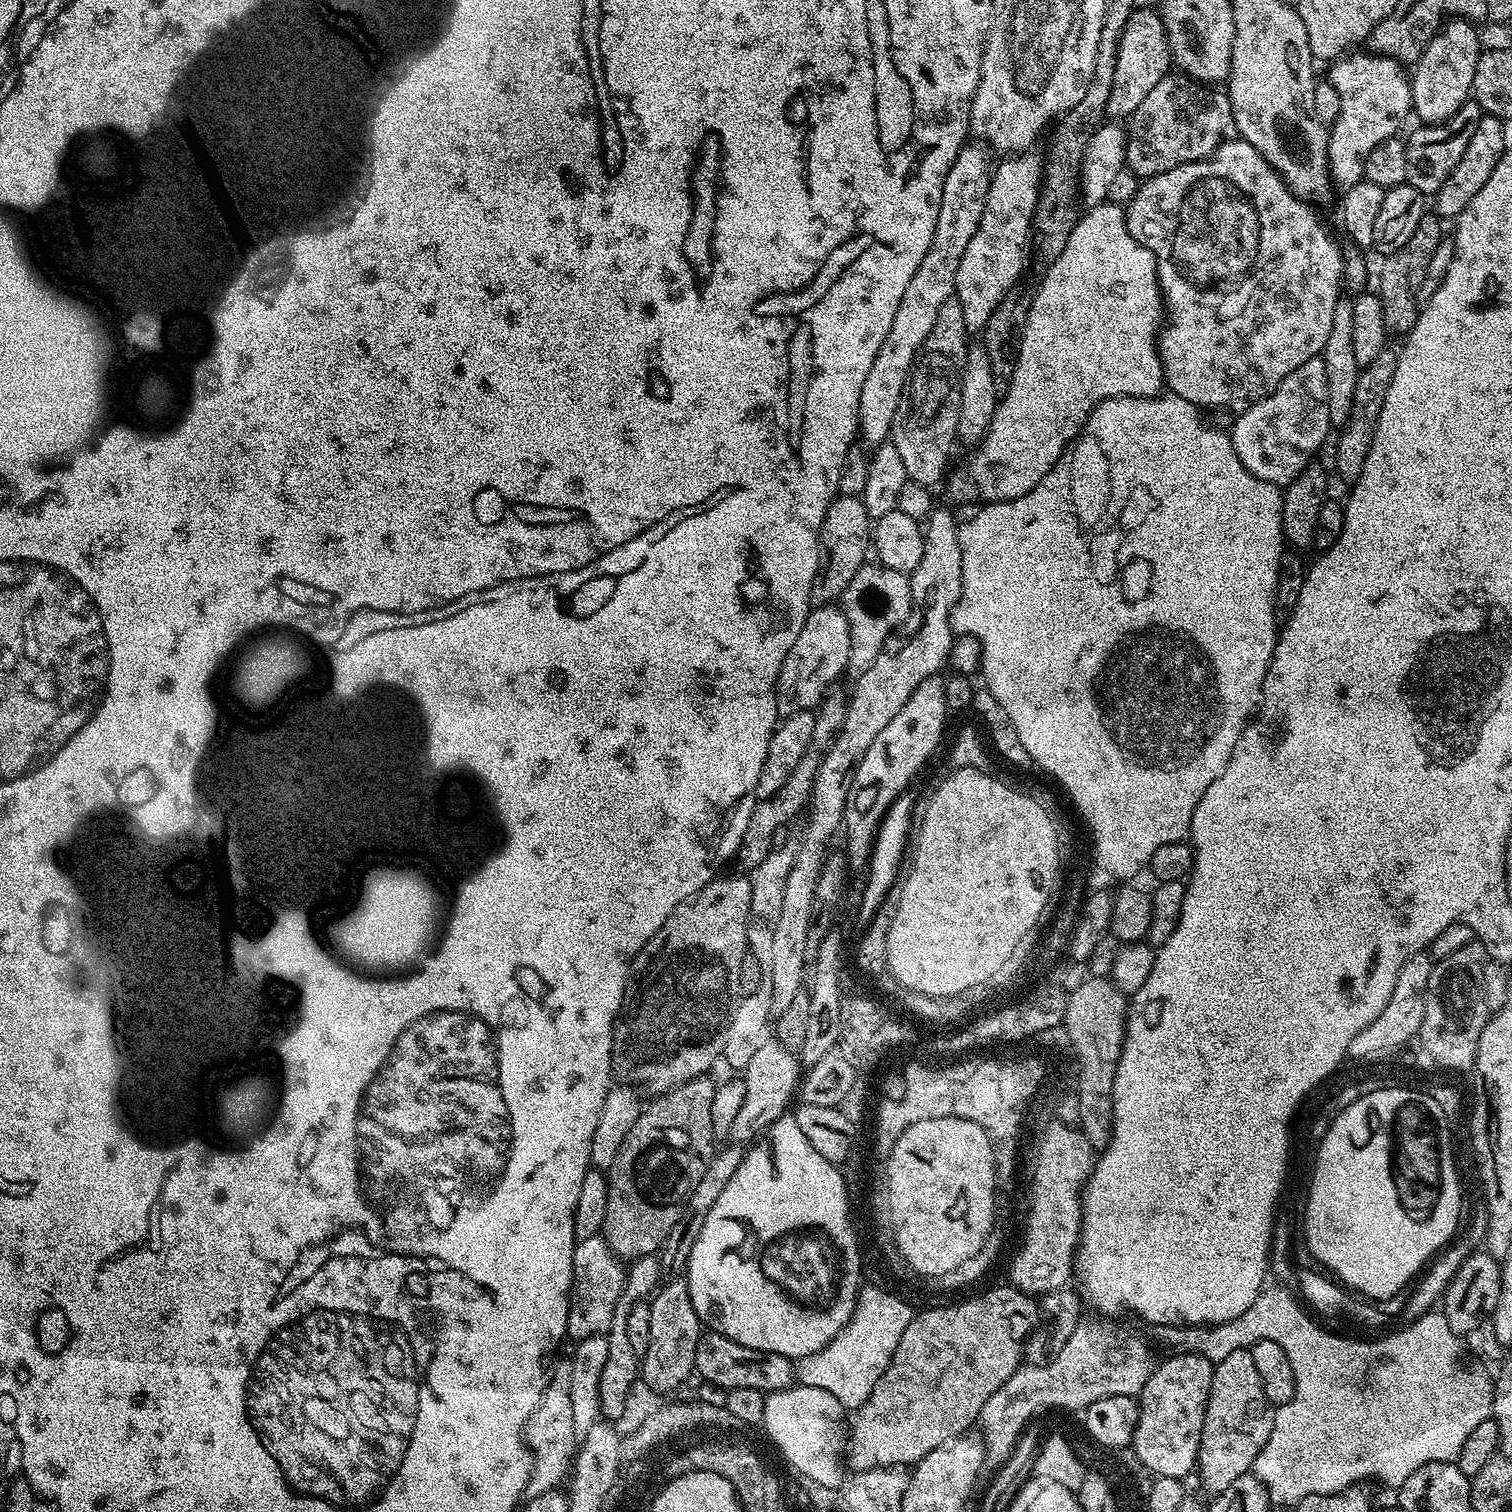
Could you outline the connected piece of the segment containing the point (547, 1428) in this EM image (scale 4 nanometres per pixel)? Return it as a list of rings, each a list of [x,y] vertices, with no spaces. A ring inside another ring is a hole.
[[[564,1358],[551,1369],[542,1398],[524,1425],[524,1439],[532,1454],[532,1473],[524,1487],[524,1496],[531,1498],[553,1491],[556,1482],[567,1475],[577,1440],[574,1434],[573,1405],[570,1399],[571,1359]]]

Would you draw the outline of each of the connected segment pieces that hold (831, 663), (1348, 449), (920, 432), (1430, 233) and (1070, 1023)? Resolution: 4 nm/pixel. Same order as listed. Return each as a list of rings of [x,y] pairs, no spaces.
[[[835,603],[822,604],[809,611],[798,642],[790,646],[790,654],[782,662],[782,670],[776,679],[776,715],[783,718],[799,712],[811,712],[825,696],[832,683],[849,665],[852,655],[850,626],[846,622],[843,607]]]
[[[1386,350],[1382,354],[1378,354],[1378,358],[1374,358],[1374,362],[1363,365],[1358,374],[1350,414],[1347,422],[1339,429],[1340,441],[1336,444],[1336,472],[1342,479],[1348,480],[1347,482],[1355,482],[1362,474],[1362,466],[1366,466],[1366,454],[1370,454],[1378,418],[1386,406],[1386,394],[1390,394],[1390,382],[1394,382],[1396,358],[1395,351]]]
[[[947,300],[942,310],[938,310],[934,327],[930,329],[926,342],[922,342],[920,353],[912,363],[908,381],[902,390],[902,402],[898,402],[898,414],[894,414],[892,423],[890,441],[906,466],[908,479],[919,484],[936,486],[949,471],[948,459],[952,456],[952,447],[958,444],[956,431],[960,421],[960,379],[964,373],[964,358],[969,343],[966,314],[959,300]]]
[[[1425,211],[1424,217],[1418,222],[1414,234],[1399,249],[1389,256],[1383,257],[1380,264],[1380,288],[1378,295],[1382,302],[1382,314],[1386,318],[1389,333],[1407,333],[1416,325],[1416,317],[1422,308],[1420,287],[1430,270],[1430,258],[1434,258],[1434,250],[1438,250],[1441,240],[1445,239],[1446,232],[1441,217],[1435,211]]]
[[[1089,975],[1082,986],[1067,993],[1068,1004],[1065,1007],[1062,1028],[1068,1034],[1071,1051],[1076,1051],[1080,1064],[1084,1069],[1078,1072],[1078,1090],[1081,1098],[1081,1116],[1078,1127],[1086,1134],[1093,1149],[1103,1150],[1112,1140],[1112,1091],[1114,1090],[1114,1074],[1118,1066],[1118,1058],[1122,1054],[1124,1045],[1124,1027],[1128,1025],[1129,997],[1112,984],[1111,979],[1103,976]]]

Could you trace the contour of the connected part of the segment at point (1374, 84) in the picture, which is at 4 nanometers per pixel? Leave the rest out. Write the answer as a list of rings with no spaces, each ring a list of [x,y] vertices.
[[[1352,50],[1347,54],[1339,57],[1331,65],[1332,68],[1329,72],[1326,72],[1327,79],[1332,81],[1332,85],[1334,86],[1334,90],[1338,90],[1338,94],[1340,95],[1340,109],[1338,110],[1338,118],[1330,125],[1330,131],[1328,132],[1328,163],[1330,165],[1330,175],[1333,181],[1340,182],[1340,180],[1344,180],[1343,182],[1355,182],[1358,180],[1364,179],[1364,163],[1366,162],[1366,158],[1370,154],[1370,150],[1374,150],[1374,146],[1378,146],[1378,142],[1386,142],[1391,138],[1391,136],[1397,135],[1398,129],[1396,127],[1400,124],[1400,119],[1403,118],[1404,115],[1409,115],[1412,112],[1412,86],[1410,83],[1410,76],[1407,71],[1402,67],[1397,60],[1392,60],[1388,56],[1378,56],[1373,54],[1371,51],[1363,50],[1364,52],[1356,52],[1360,50]]]

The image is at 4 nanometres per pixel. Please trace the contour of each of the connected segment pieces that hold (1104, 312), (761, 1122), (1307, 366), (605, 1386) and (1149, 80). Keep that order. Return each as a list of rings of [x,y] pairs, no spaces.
[[[1111,202],[1098,204],[1087,209],[1088,213],[1077,219],[1074,230],[1070,234],[1070,242],[1066,242],[1066,250],[1058,254],[1058,258],[1039,277],[1040,289],[1035,289],[1032,297],[1032,309],[1028,315],[1028,321],[1024,327],[1024,336],[1020,339],[1020,352],[1016,355],[1016,369],[1012,375],[1012,381],[1006,385],[1008,396],[1001,395],[996,405],[996,413],[988,427],[988,433],[980,441],[976,452],[968,460],[965,468],[953,471],[947,477],[948,496],[952,500],[980,500],[976,502],[995,502],[997,500],[1013,500],[1022,498],[1050,470],[1060,461],[1060,455],[1067,450],[1069,444],[1080,435],[1088,416],[1103,400],[1112,400],[1116,396],[1160,396],[1165,387],[1164,367],[1160,365],[1160,353],[1158,351],[1158,329],[1162,324],[1162,293],[1156,279],[1156,259],[1146,246],[1142,246],[1128,232],[1126,212],[1121,205]]]
[[[764,1040],[743,1070],[742,1079],[745,1084],[744,1102],[728,1132],[729,1139],[736,1144],[755,1141],[773,1121],[785,1113],[784,1106],[795,1095],[800,1082],[799,1059],[791,1049],[782,1047],[775,1040]]]
[[[1317,358],[1306,362],[1303,366],[1298,366],[1298,370],[1294,370],[1294,374],[1283,380],[1271,394],[1260,397],[1259,400],[1249,403],[1247,407],[1248,409],[1237,420],[1235,417],[1230,428],[1232,445],[1242,466],[1250,475],[1271,484],[1285,486],[1291,483],[1302,469],[1313,463],[1315,456],[1312,455],[1323,446],[1324,439],[1328,436],[1328,428],[1333,427],[1326,390],[1326,366],[1323,359]]]
[[[655,1255],[640,1256],[627,1267],[622,1294],[619,1295],[618,1305],[614,1308],[614,1318],[611,1319],[611,1326],[605,1335],[608,1355],[599,1382],[600,1416],[605,1421],[615,1422],[622,1416],[626,1398],[639,1377],[640,1353],[631,1345],[628,1332],[630,1310],[632,1306],[651,1297],[660,1283],[660,1263]]]
[[[1144,6],[1137,7],[1120,34],[1114,62],[1114,86],[1106,109],[1107,115],[1112,118],[1131,117],[1132,112],[1138,110],[1142,98],[1146,98],[1146,94],[1150,94],[1150,90],[1154,90],[1154,86],[1158,86],[1158,82],[1169,75],[1171,64],[1172,51],[1159,11],[1152,9],[1151,12]]]

